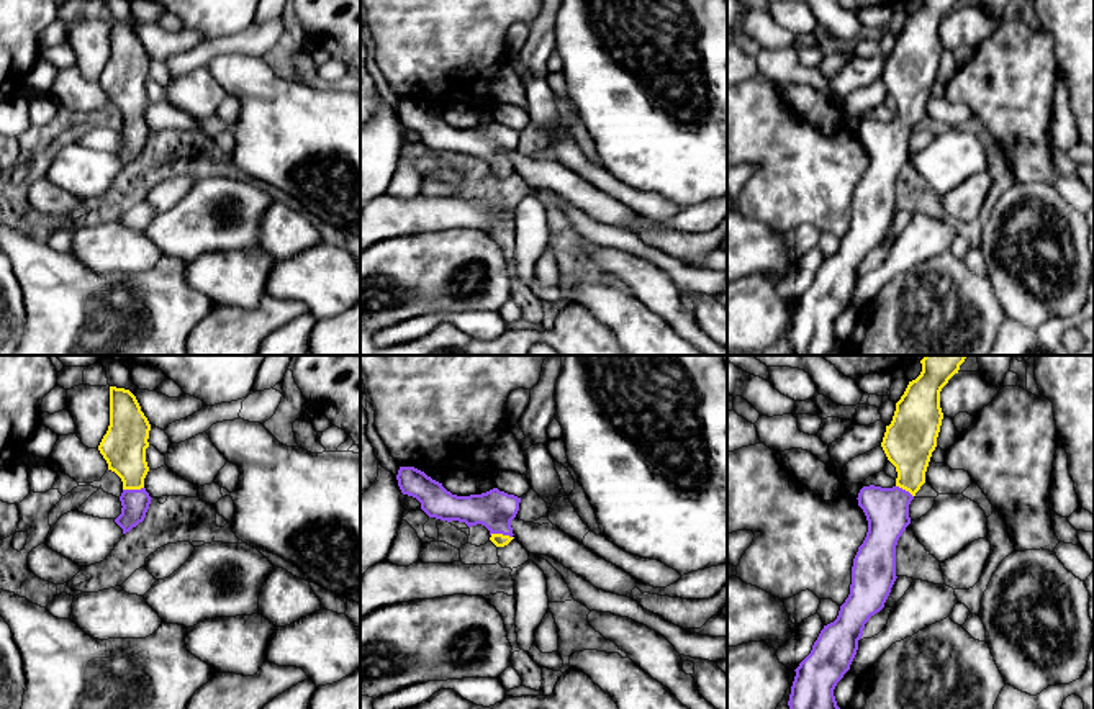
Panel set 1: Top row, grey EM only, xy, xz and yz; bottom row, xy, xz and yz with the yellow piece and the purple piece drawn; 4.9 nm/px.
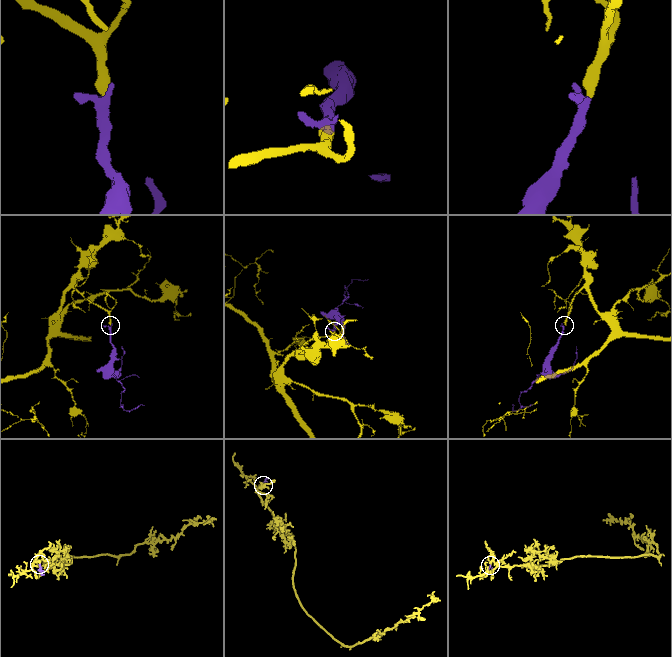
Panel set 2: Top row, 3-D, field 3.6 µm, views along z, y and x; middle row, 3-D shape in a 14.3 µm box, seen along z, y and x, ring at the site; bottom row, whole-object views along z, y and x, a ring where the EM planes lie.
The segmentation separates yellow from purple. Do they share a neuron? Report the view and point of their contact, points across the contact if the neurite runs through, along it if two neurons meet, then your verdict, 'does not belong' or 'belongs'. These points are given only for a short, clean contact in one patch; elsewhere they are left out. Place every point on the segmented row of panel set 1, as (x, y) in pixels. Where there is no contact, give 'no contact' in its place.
contact xz (501, 534); way xz (498, 539), (501, 534), (495, 510); belongs

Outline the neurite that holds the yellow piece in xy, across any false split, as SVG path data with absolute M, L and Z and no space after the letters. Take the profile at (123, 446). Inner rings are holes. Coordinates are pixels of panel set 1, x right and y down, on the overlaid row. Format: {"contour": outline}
{"contour": "M110 386L110 426L98 450L123 481L121 514L115 522L129 532L144 521L151 496L144 488L149 472L146 449L149 447L151 424L136 396L124 388Z"}

